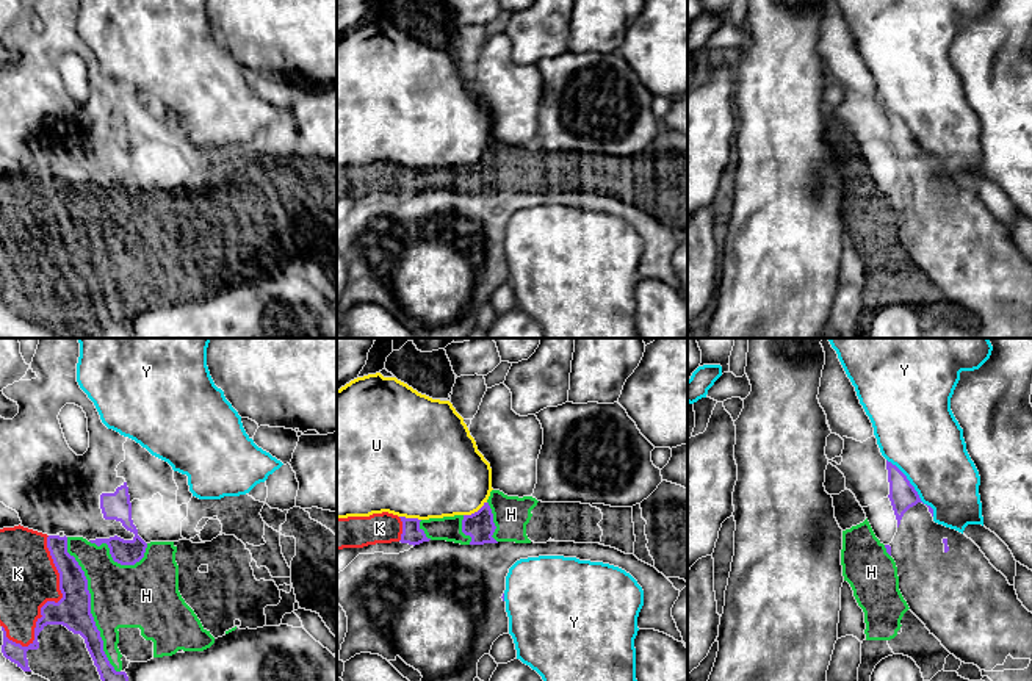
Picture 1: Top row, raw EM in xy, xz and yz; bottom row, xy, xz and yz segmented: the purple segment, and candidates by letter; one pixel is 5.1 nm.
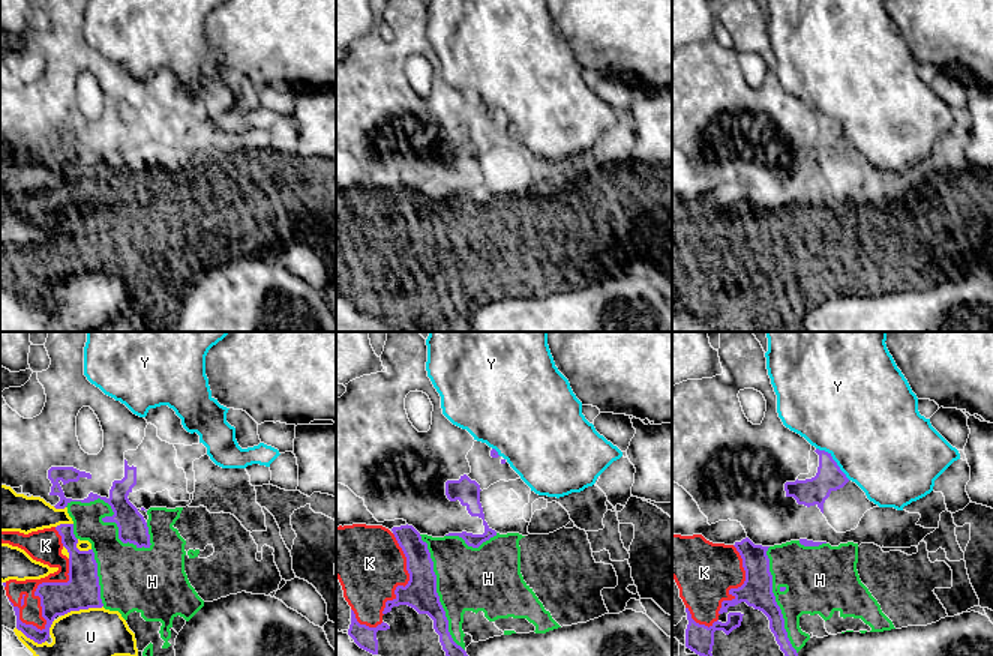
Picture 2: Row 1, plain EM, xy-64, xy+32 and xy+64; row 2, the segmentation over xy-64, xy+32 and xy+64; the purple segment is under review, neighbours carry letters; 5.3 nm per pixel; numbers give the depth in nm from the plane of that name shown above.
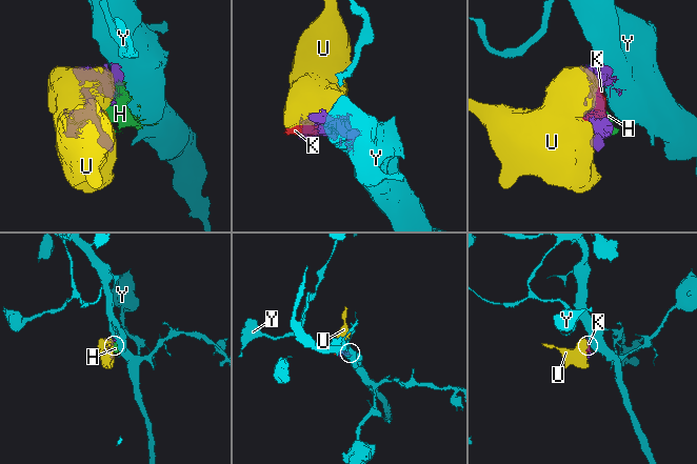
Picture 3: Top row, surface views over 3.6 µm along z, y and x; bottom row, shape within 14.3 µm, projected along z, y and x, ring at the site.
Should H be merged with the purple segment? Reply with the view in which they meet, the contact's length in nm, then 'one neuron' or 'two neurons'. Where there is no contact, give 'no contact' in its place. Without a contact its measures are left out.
meets purple in xy; contact 750 nm long; one neuron

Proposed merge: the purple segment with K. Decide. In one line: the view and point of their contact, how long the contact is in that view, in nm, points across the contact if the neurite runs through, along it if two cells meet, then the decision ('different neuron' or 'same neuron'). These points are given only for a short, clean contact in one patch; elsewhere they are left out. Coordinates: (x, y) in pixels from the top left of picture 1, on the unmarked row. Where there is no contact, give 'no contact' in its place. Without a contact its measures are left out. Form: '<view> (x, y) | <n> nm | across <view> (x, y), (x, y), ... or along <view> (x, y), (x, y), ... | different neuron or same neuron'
xy (61, 248) | 600 nm | same neuron

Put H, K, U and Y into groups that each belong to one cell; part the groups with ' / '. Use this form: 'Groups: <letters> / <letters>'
Groups: H K / U / Y

